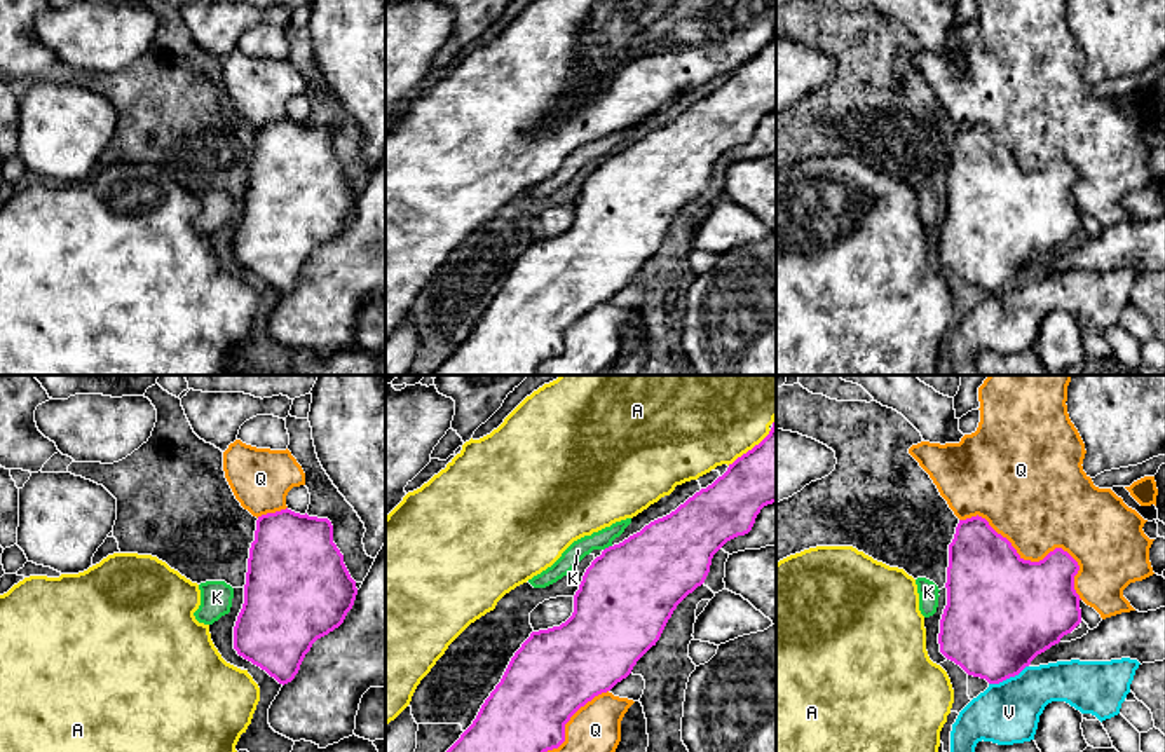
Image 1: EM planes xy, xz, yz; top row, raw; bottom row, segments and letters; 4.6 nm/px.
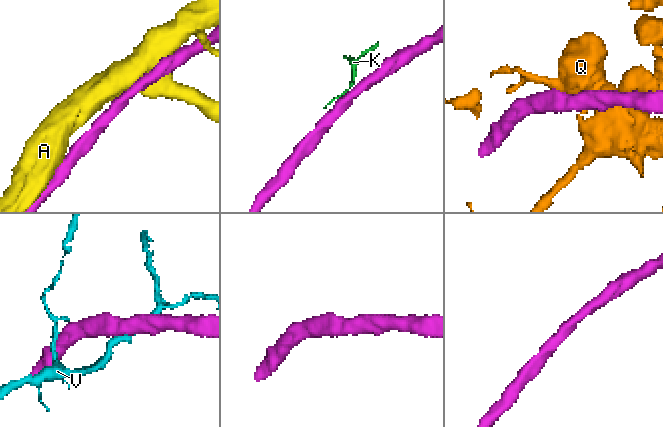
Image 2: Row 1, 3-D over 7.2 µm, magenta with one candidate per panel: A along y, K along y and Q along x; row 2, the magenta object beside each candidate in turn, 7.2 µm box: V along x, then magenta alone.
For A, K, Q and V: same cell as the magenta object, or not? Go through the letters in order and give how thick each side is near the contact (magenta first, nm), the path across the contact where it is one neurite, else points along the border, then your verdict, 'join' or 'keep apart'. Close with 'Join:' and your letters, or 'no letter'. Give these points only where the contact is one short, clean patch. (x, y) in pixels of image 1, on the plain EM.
A: 280 nm thick on the magenta side, 360 nm on the other; keep apart
K: 440 nm thick on the magenta side, 90 nm on the other; border along xz (611, 154), (604, 159); keep apart
Q: 480 nm thick on the magenta side, 400 nm on the other; keep apart
V: 480 nm thick on the magenta side, 280 nm on the other; keep apart
Join: no letter

